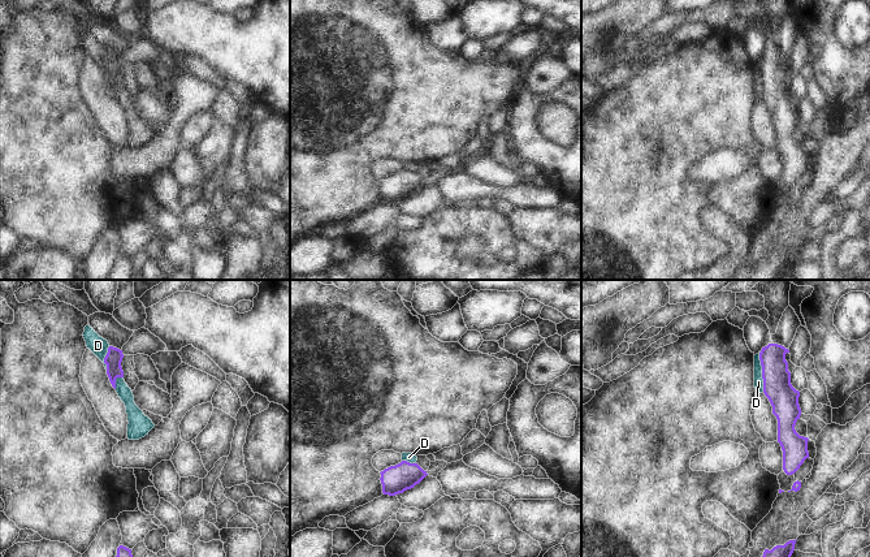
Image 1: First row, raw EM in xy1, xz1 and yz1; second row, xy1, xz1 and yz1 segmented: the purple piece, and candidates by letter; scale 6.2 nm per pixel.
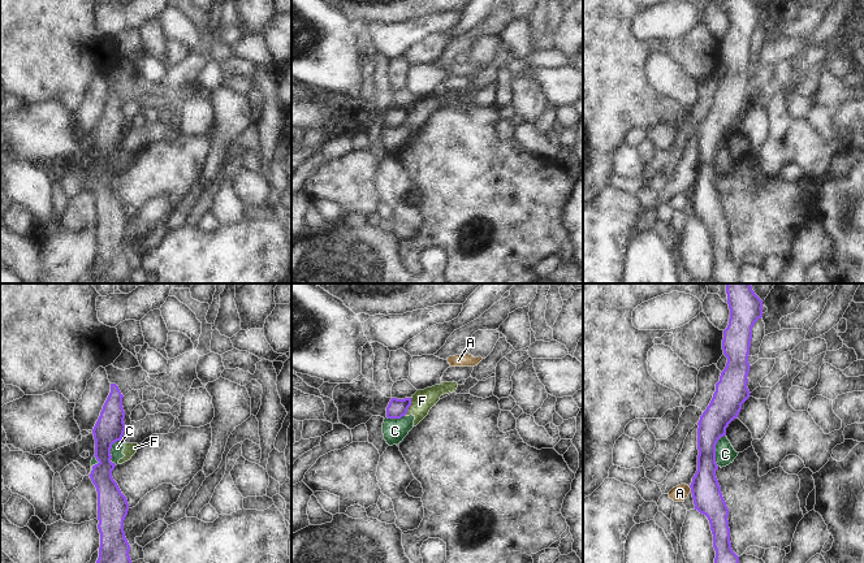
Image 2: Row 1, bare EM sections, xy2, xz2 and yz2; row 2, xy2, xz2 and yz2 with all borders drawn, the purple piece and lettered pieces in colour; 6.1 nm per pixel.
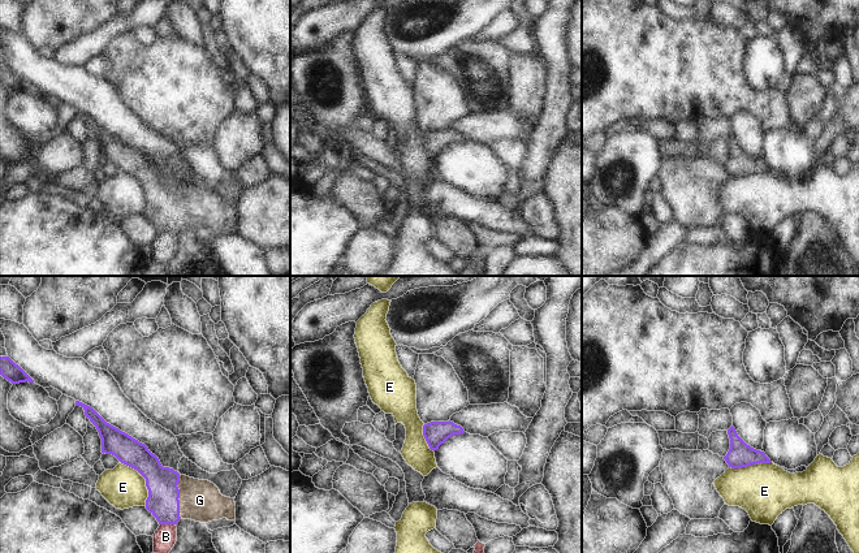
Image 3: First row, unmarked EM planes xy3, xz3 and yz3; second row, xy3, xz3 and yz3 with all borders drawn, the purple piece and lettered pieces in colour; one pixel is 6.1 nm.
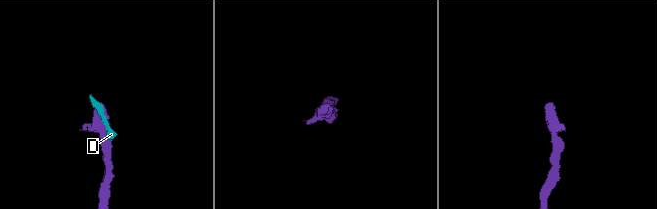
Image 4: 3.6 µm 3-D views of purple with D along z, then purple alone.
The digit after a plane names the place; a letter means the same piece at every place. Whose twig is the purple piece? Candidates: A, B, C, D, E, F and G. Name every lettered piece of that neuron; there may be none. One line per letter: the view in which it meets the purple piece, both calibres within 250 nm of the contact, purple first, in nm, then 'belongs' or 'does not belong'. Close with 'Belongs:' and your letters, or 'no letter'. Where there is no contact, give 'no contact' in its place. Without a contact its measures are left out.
A: contact in yz2; calibres 180 and 100 nm; does not belong
B: contact in xy3; calibres 190 and 140 nm; does not belong
C: contact in yz2; calibres 180 and 130 nm; does not belong
D: contact in yz1; calibres 180 and 60 nm; does not belong
E: contact in xy3; calibres 190 and 260 nm; does not belong
F: contact in xz2; calibres 120 and 140 nm; does not belong
G: contact in xy3; calibres 190 and 260 nm; belongs
Belongs: G

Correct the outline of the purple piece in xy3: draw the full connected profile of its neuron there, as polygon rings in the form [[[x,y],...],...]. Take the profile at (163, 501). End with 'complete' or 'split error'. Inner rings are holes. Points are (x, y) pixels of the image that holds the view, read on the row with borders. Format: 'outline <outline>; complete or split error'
outline [[[75,401],[75,406],[81,406],[86,418],[96,427],[102,453],[115,455],[146,479],[146,509],[159,524],[177,524],[181,518],[200,523],[223,518],[236,520],[234,498],[223,496],[213,483],[163,467],[144,444],[107,423],[92,407],[79,401]]]; split error

